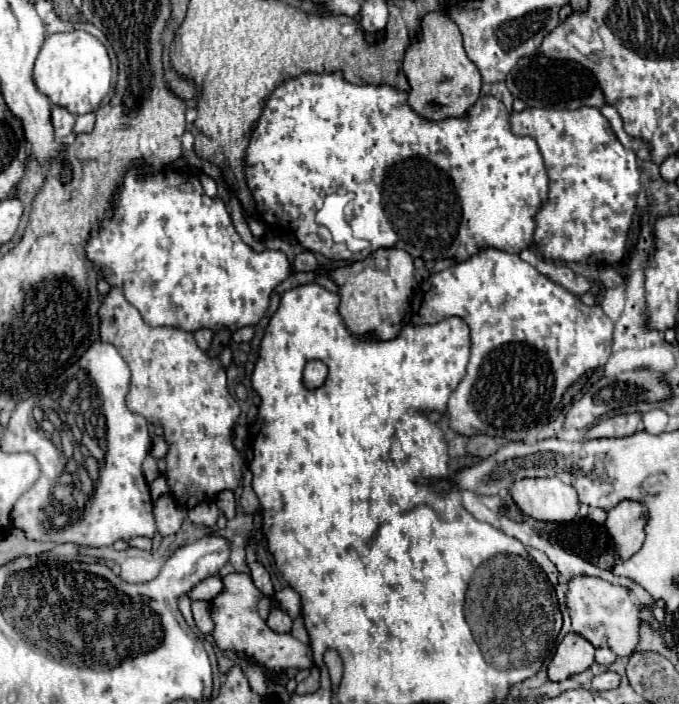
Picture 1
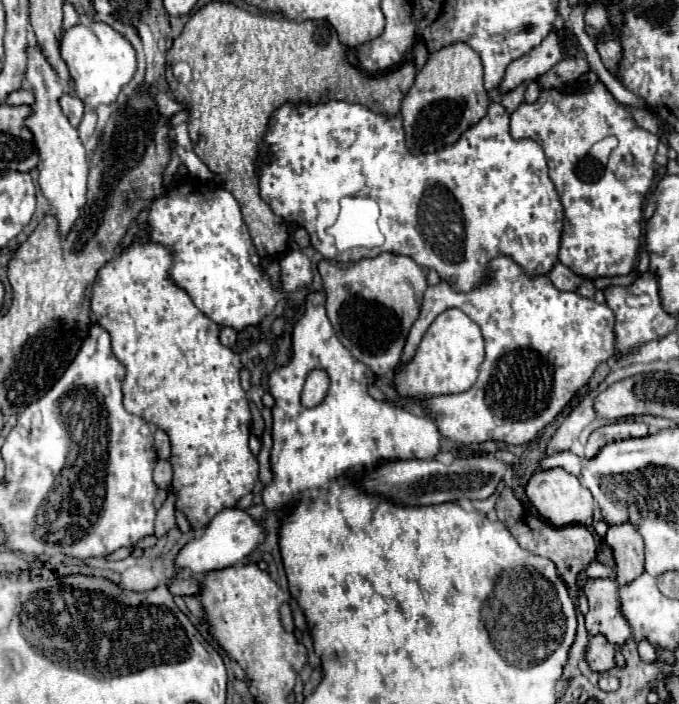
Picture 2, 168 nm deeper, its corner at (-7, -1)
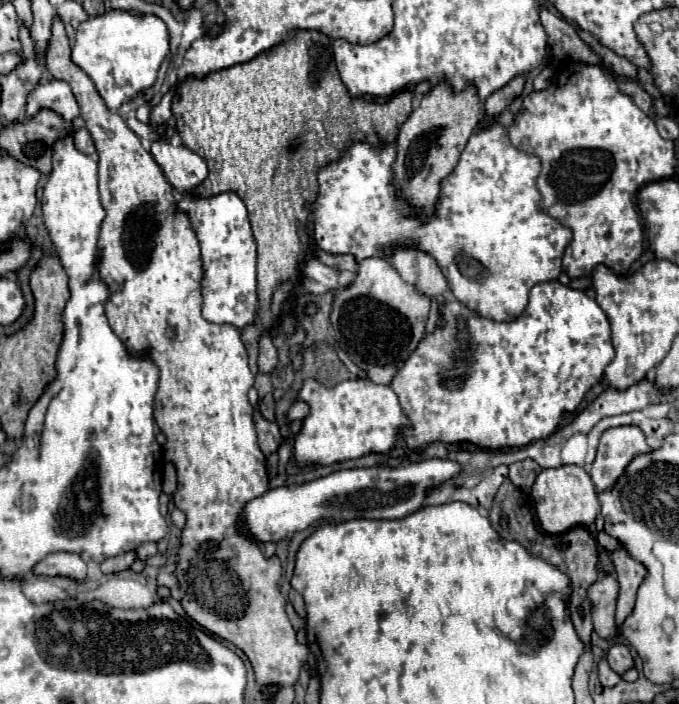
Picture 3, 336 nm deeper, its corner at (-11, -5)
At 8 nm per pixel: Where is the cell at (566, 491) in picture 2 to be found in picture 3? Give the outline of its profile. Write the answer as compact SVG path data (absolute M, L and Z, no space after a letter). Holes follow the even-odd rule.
M562 465L556 469L542 469L532 485L532 501L536 509L536 517L540 527L550 533L564 533L572 527L588 527L594 523L596 515L600 513L598 495L594 491L594 483L590 475L580 465Z

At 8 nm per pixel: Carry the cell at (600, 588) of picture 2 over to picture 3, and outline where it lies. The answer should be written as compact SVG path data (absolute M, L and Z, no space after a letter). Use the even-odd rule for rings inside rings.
M612 575L600 577L588 589L588 601L592 603L594 629L604 639L612 639L618 633L616 621L614 621L616 597L618 597L618 583Z

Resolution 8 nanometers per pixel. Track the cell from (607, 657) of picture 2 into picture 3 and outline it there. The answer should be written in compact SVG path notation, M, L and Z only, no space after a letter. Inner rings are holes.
M612 645L610 651L608 651L608 655L606 655L606 659L608 659L610 667L618 675L624 675L628 669L634 667L634 659L632 659L632 655L630 655L630 651L628 651L626 645Z

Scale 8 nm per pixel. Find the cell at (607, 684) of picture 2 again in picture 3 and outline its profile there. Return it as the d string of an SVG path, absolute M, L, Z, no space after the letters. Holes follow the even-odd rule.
M602 657L602 659L598 661L598 675L600 675L600 683L602 683L604 687L612 687L612 685L616 685L616 683L622 679L616 671L610 669L606 657Z

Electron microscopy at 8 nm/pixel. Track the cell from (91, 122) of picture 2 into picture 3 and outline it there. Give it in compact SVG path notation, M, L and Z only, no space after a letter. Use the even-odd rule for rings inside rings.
M80 127L76 133L74 133L74 147L84 153L84 155L96 155L96 147L94 147L94 141L88 133L86 127Z

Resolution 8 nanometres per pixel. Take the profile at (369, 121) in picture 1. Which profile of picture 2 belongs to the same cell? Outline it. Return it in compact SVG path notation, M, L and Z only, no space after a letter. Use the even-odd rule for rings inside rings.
M328 101L328 103L284 103L280 105L268 123L268 131L264 135L264 143L268 145L268 149L260 151L258 155L258 179L260 179L260 195L262 201L266 201L272 211L282 217L286 223L296 223L300 227L304 227L310 235L310 245L320 251L324 255L324 259L328 261L354 261L354 253L344 253L344 257L338 253L336 245L334 245L334 237L330 237L326 233L326 227L330 227L336 221L336 213L338 213L338 201L344 195L360 195L360 197L370 197L378 203L380 207L380 231L386 237L384 245L378 247L378 251L390 251L390 253L400 253L400 255L408 255L412 257L420 267L428 267L428 269L436 269L438 275L450 283L452 287L458 287L456 291L470 291L472 287L476 287L476 283L480 283L480 279L484 279L484 267L488 265L488 259L494 259L498 255L508 255L512 259L516 259L516 263L520 263L520 267L524 267L524 271L528 271L530 275L546 275L556 263L558 263L558 247L560 247L560 235L562 235L562 221L564 221L564 209L560 203L560 197L556 193L556 187L548 175L548 165L546 165L546 157L542 147L532 141L532 139L514 139L510 135L510 127L508 127L508 111L500 105L500 103L490 103L488 113L482 121L478 121L478 125L470 125L456 143L452 145L444 145L442 149L434 151L434 153L420 153L420 155L412 155L406 149L406 133L402 127L402 115L384 115L384 113L376 113L372 109L368 109L366 105L360 103L346 103L346 101Z

